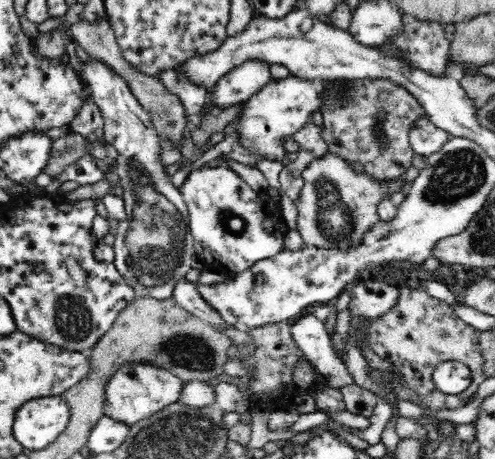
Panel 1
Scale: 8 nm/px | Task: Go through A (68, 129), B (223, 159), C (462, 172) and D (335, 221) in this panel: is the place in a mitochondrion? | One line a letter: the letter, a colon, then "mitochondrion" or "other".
A: other
B: other
C: mitochondrion
D: mitochondrion

